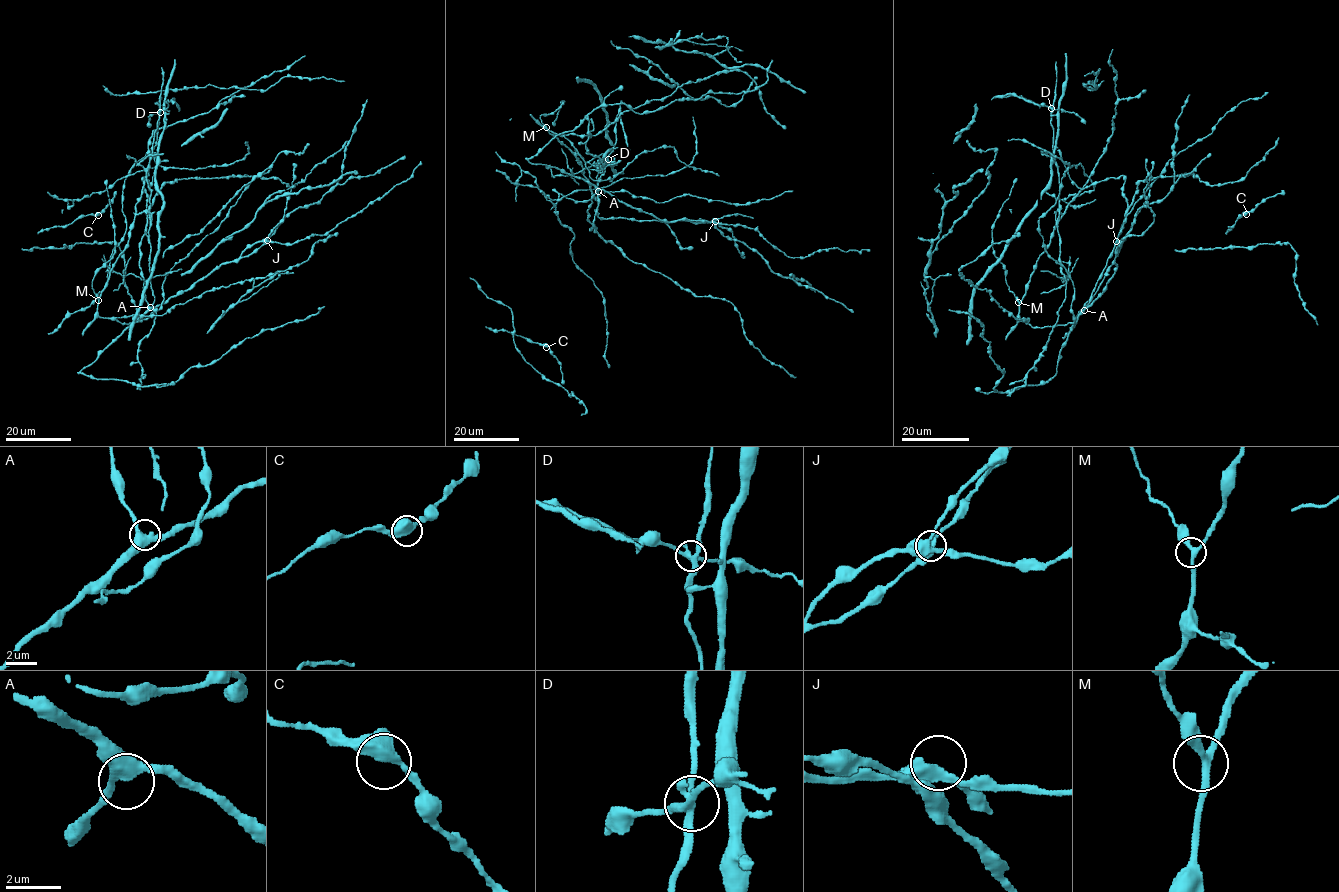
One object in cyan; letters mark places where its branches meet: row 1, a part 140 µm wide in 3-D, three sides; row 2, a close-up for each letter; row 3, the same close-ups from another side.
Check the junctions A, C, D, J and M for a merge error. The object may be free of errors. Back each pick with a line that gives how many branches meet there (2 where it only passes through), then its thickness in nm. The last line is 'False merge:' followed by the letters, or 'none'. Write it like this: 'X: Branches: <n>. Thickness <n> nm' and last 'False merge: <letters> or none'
D: Branches: 4. Thickness 300 nm
False merge: D

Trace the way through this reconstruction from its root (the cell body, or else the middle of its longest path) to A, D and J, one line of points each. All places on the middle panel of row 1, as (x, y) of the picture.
A: (600, 172), (602, 160), (586, 149), (587, 119), (556, 135), (529, 159), (580, 177), (598, 191)
D: (600, 172), (597, 164), (599, 167), (594, 164), (608, 159)
J: (600, 172), (602, 160), (586, 149), (587, 119), (556, 135), (529, 159), (589, 181), (660, 219), (715, 221)

